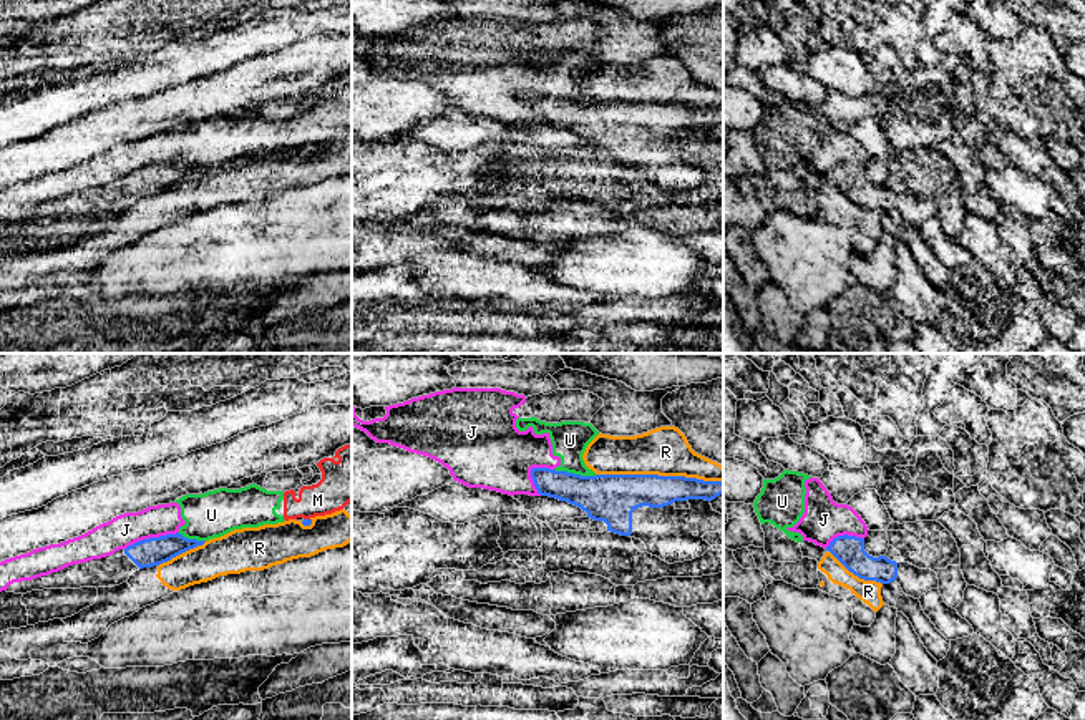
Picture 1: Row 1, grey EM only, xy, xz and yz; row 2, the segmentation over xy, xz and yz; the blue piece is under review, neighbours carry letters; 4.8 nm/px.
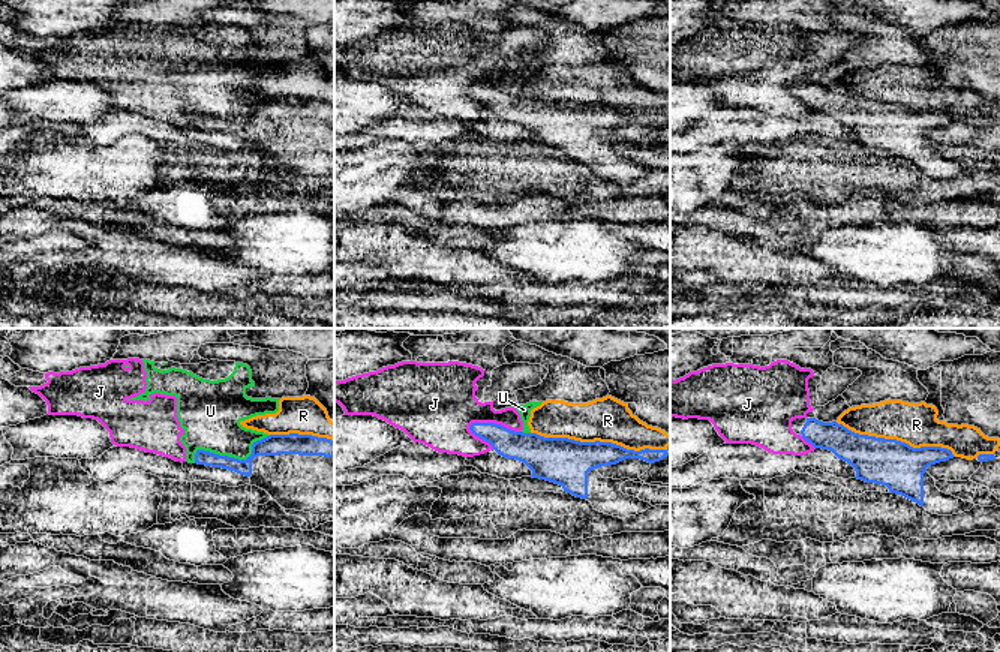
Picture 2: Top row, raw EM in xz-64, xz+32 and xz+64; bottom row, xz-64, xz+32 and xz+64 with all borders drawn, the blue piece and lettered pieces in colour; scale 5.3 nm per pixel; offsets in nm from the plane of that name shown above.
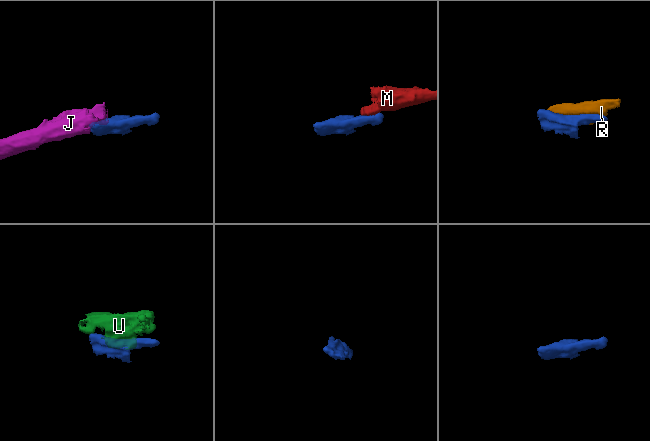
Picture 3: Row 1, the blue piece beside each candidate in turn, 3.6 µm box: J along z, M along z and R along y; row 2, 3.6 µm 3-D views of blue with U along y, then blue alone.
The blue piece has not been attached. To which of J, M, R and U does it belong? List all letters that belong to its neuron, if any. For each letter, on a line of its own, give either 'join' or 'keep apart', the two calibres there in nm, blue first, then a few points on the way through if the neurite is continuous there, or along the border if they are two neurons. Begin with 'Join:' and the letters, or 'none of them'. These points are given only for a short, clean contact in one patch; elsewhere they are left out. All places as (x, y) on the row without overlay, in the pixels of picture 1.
Join: none of them
J: keep apart | 140/160 nm | along xy (178, 160), (138, 168), (125, 178)
M: keep apart | 30/200 nm | along xy (304, 146), (309, 148)
R: keep apart | 240/240 nm
U: keep apart | 240/180 nm | along xz (554, 97), (596, 103)

